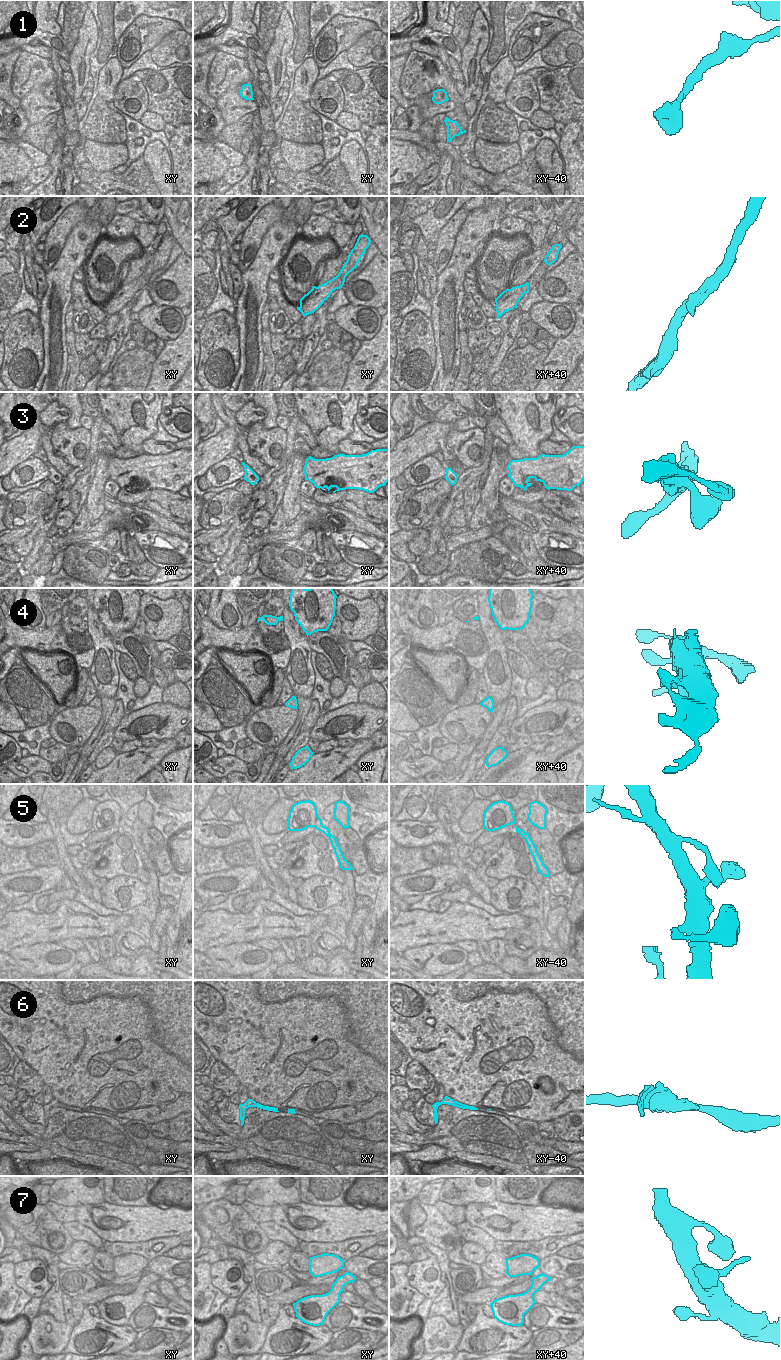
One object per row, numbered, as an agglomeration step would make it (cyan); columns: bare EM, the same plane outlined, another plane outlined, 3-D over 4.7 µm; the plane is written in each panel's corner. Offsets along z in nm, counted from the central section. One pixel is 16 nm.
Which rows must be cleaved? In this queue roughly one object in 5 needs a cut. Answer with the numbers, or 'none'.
6

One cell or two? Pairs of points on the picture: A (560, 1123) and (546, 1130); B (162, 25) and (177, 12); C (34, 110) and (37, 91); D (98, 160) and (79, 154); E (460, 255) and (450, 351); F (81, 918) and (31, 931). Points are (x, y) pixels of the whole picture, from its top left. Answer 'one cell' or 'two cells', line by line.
A: two cells
B: two cells
C: one cell
D: two cells
E: one cell
F: one cell

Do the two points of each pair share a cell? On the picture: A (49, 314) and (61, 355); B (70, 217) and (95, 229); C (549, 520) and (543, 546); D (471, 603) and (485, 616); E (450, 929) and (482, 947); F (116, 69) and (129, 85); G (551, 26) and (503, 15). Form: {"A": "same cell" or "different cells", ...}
{"A": "same cell", "B": "different cells", "C": "different cells", "D": "different cells", "E": "different cells", "F": "different cells", "G": "different cells"}

